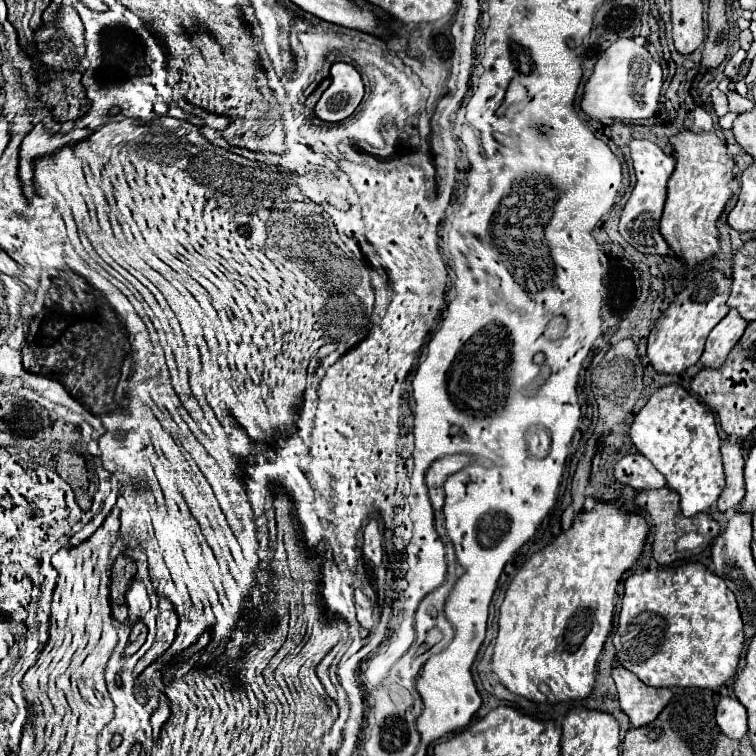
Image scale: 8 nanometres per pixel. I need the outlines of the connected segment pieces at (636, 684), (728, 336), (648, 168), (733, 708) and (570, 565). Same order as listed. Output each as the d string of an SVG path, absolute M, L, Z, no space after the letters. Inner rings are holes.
M622 666L612 670L612 678L618 688L620 708L636 728L650 724L672 698L670 688L650 688Z
M730 310L722 322L718 322L714 326L714 330L710 332L708 340L706 340L706 348L704 348L704 354L700 358L702 366L708 366L708 368L718 368L724 364L728 352L734 348L734 344L740 340L740 336L744 334L746 330L746 324L740 314L736 314L736 310Z
M632 140L630 142L634 172L636 172L636 186L632 190L632 196L628 198L622 216L620 216L620 234L622 238L632 244L642 254L668 254L668 244L660 236L658 222L662 216L664 200L666 200L666 180L670 178L676 160L672 156L666 156L654 142L650 140Z
M722 698L716 706L716 724L728 738L742 740L748 734L746 708L736 698Z
M598 502L592 512L578 514L570 530L562 532L554 544L532 554L532 558L512 578L500 606L492 672L506 690L538 704L580 702L592 692L596 662L612 628L616 586L622 574L640 556L648 530L650 526L642 516L620 512L614 504ZM542 684L548 686L550 694L540 690Z

